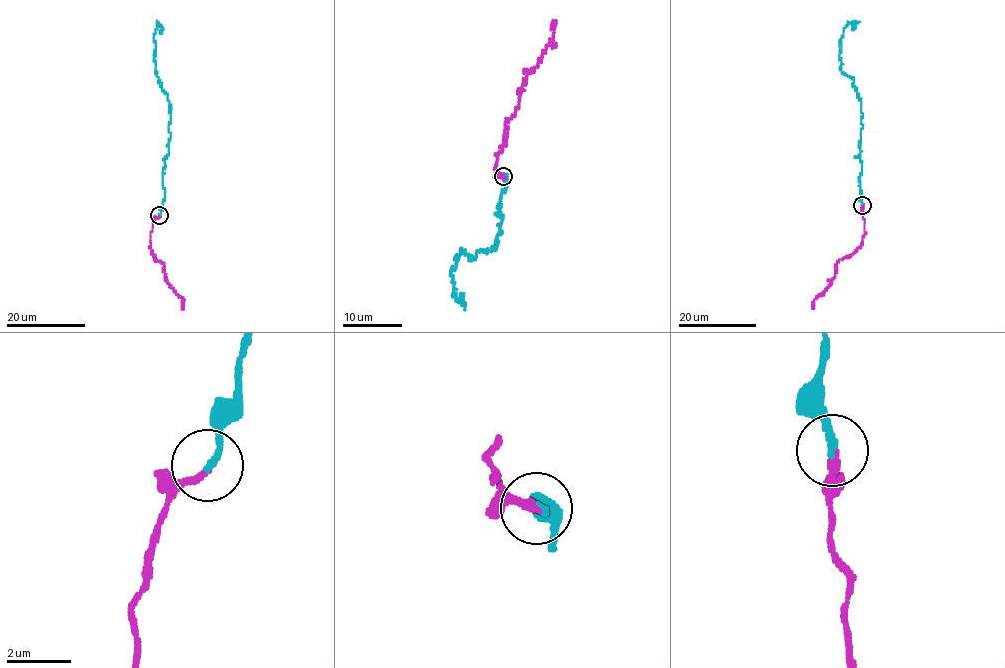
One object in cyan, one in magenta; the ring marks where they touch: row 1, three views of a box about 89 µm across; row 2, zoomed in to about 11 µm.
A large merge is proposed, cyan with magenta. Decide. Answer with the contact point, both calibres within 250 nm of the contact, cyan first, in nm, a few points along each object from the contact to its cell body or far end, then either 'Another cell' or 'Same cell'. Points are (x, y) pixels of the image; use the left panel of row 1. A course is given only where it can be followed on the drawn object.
Place: (159, 215). Thickness 240 nm (cyan) against 200 nm. Course of cyan: (159, 215), (170, 134), (168, 97), (155, 67), (154, 35), (159, 24), (160, 32). Course of magenta: (159, 216), (150, 233), (150, 249), (155, 259), (163, 263), (165, 280), (182, 297), (181, 308). Same cell

